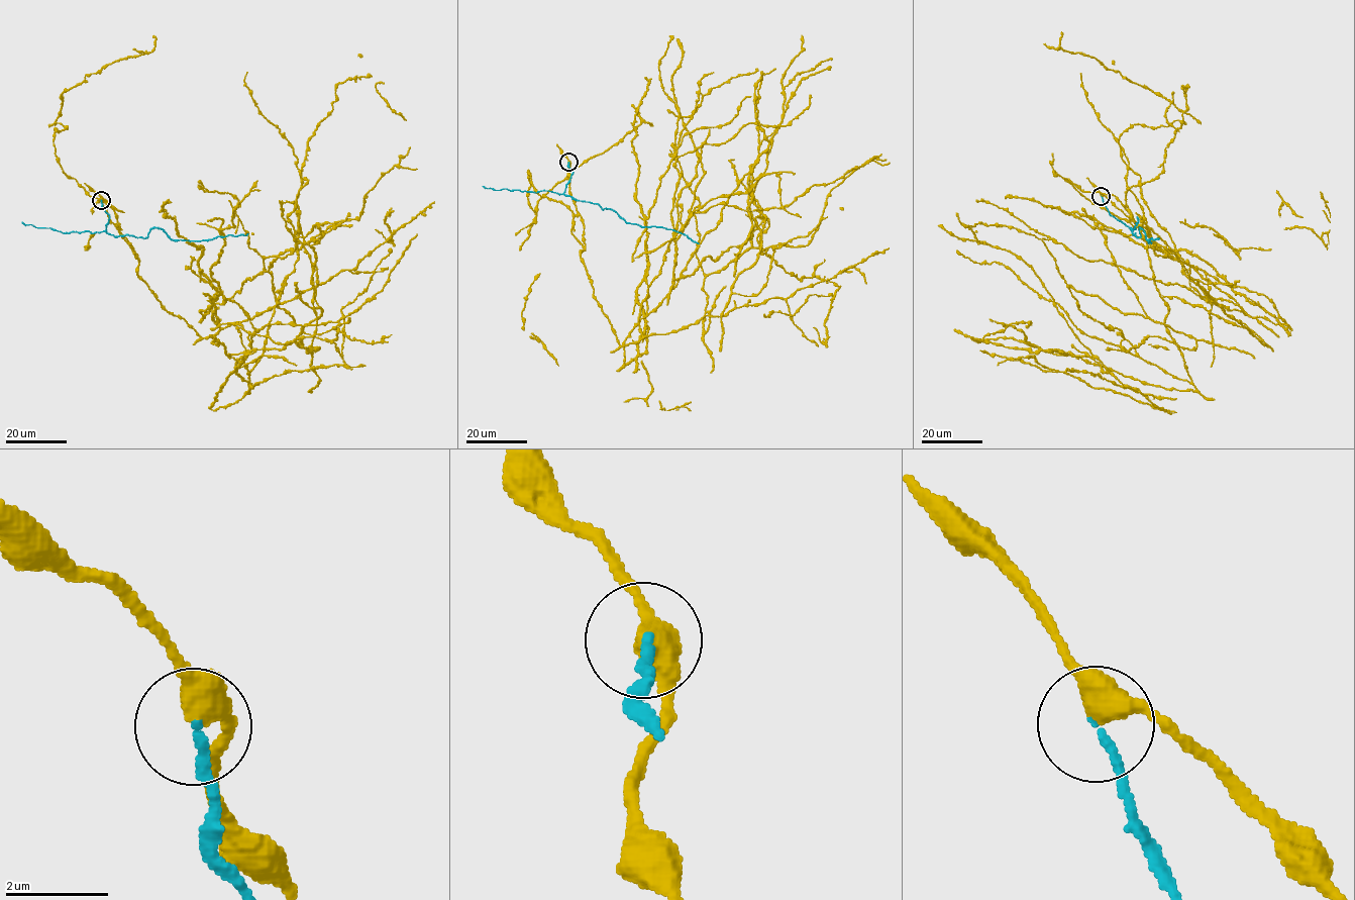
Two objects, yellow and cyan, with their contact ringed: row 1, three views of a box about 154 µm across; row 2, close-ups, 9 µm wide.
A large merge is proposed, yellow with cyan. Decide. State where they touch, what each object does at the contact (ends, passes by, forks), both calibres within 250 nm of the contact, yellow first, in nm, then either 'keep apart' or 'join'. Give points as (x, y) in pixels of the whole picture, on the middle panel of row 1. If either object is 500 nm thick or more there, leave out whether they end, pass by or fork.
place (568, 162); yellow passes by; cyan ends; calibres 440 and 160 nm; keep apart

